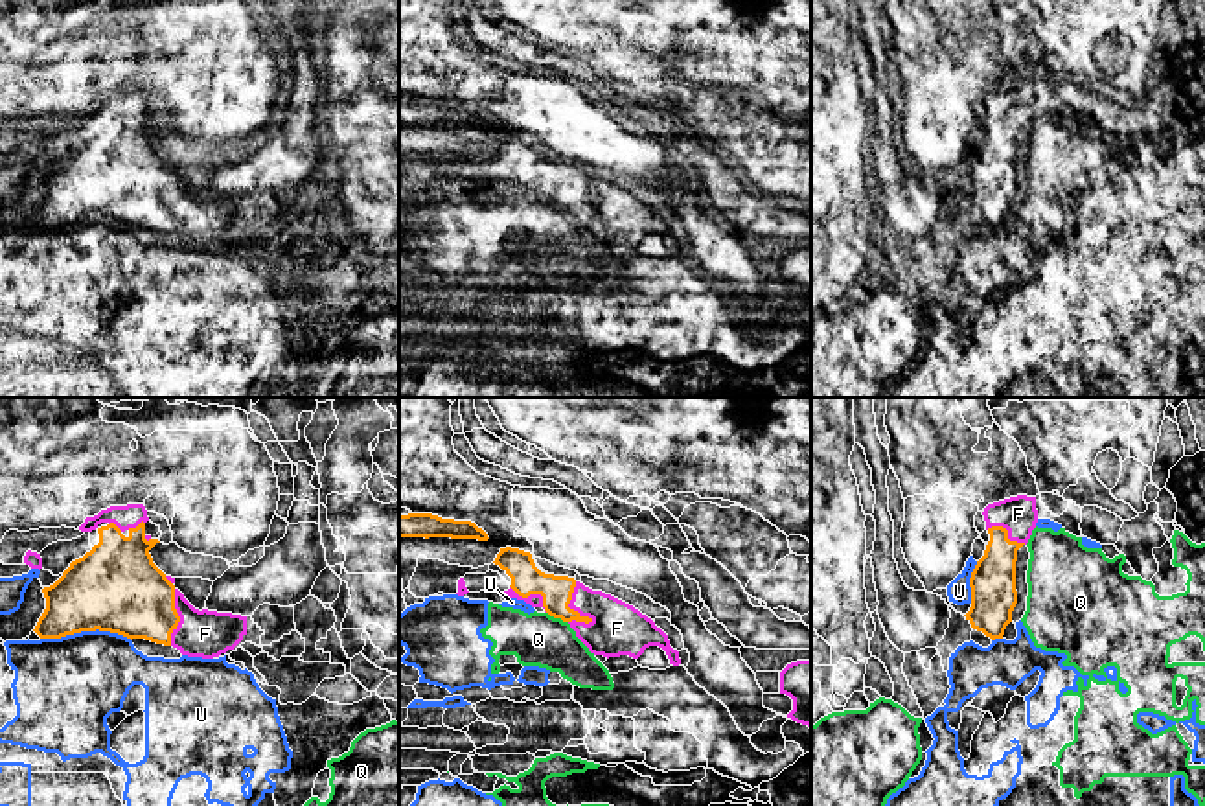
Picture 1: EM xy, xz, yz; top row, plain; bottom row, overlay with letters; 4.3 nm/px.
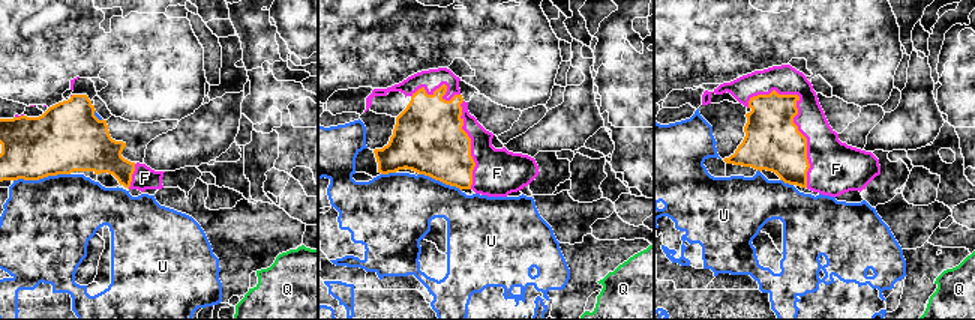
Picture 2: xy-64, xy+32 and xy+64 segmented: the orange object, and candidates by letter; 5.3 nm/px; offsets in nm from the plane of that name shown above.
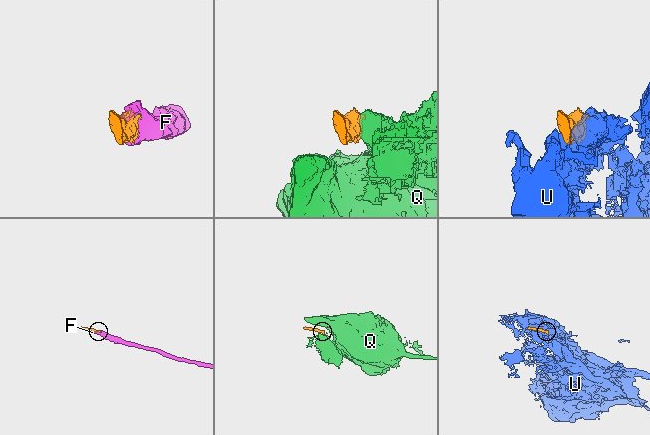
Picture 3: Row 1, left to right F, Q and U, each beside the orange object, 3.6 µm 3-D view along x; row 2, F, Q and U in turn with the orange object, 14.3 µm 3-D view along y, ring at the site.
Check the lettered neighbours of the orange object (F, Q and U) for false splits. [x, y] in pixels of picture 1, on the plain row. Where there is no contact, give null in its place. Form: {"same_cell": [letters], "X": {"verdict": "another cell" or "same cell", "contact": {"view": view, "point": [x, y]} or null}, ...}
{"same_cell": ["F"], "F": {"verdict": "same cell", "contact": {"view": "xz", "point": [569, 195]}}, "Q": {"verdict": "another cell", "contact": {"view": "xz", "point": [558, 205]}}, "U": {"verdict": "another cell", "contact": {"view": "xy", "point": [87, 218]}}}

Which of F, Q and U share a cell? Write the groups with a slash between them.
F / Q / U

